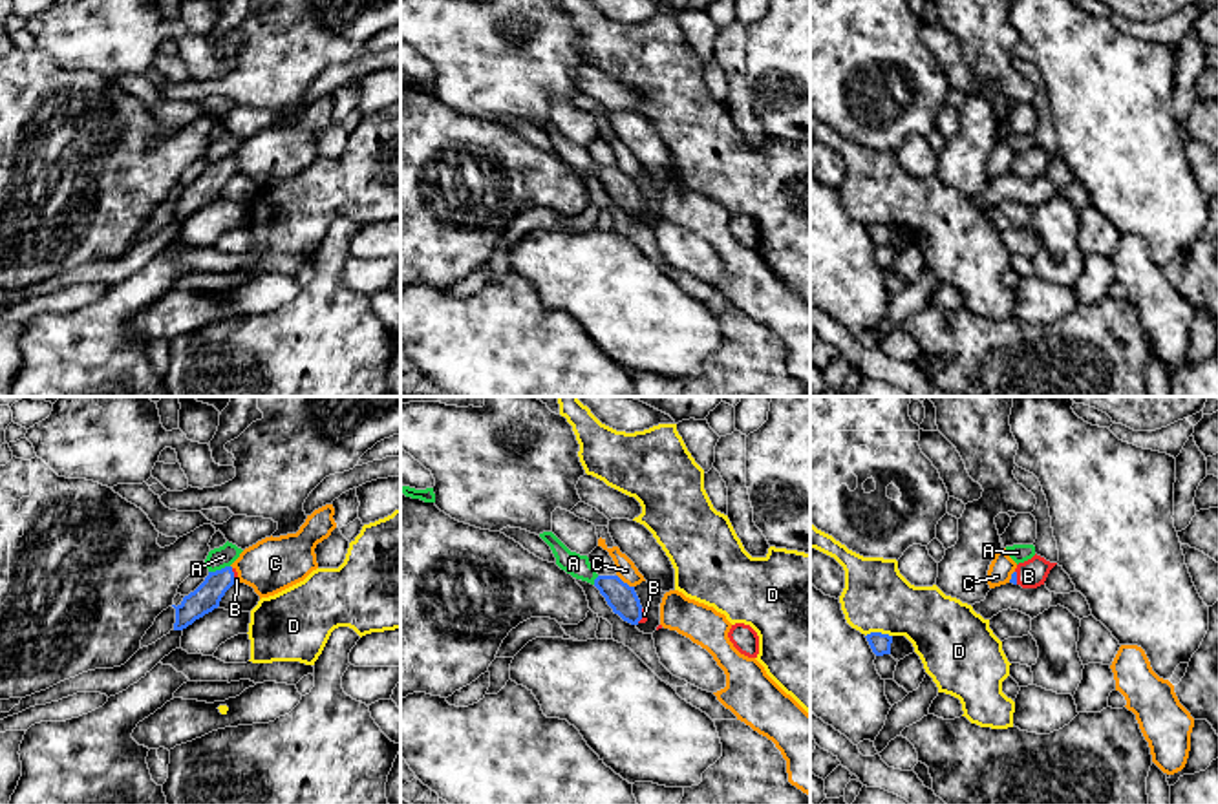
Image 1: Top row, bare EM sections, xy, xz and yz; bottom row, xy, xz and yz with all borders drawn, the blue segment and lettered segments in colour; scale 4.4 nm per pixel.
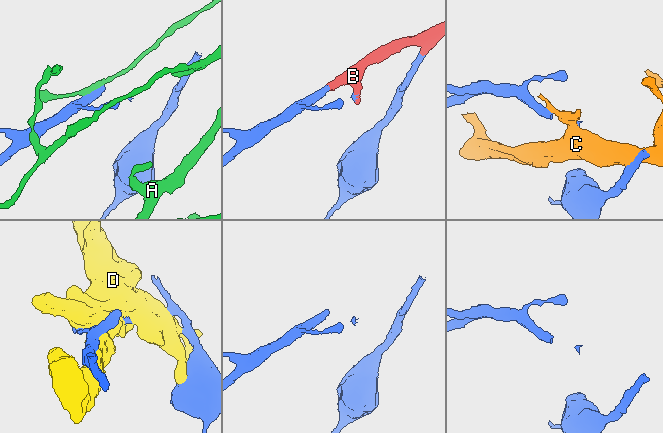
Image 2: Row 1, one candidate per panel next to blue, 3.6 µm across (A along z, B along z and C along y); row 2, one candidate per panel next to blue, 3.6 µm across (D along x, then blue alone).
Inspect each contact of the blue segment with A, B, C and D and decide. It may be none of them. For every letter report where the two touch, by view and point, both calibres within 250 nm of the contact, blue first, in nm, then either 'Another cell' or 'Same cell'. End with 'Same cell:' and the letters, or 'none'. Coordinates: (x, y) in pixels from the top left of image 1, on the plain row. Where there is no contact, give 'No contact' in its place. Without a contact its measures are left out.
A: Touches blue at xy (218, 161). Thickness 120 nm (blue) against 90 nm. Another cell
B: Touches blue at xy (233, 167). Thickness 120 nm (blue) against 20 nm. Same cell
C: Touches blue at xz (626, 174). Thickness 130 nm (blue) against 90 nm. Another cell
D: Touches blue at yz (878, 223). Thickness 90 nm (blue) against 300 nm. Another cell
Same cell: B

